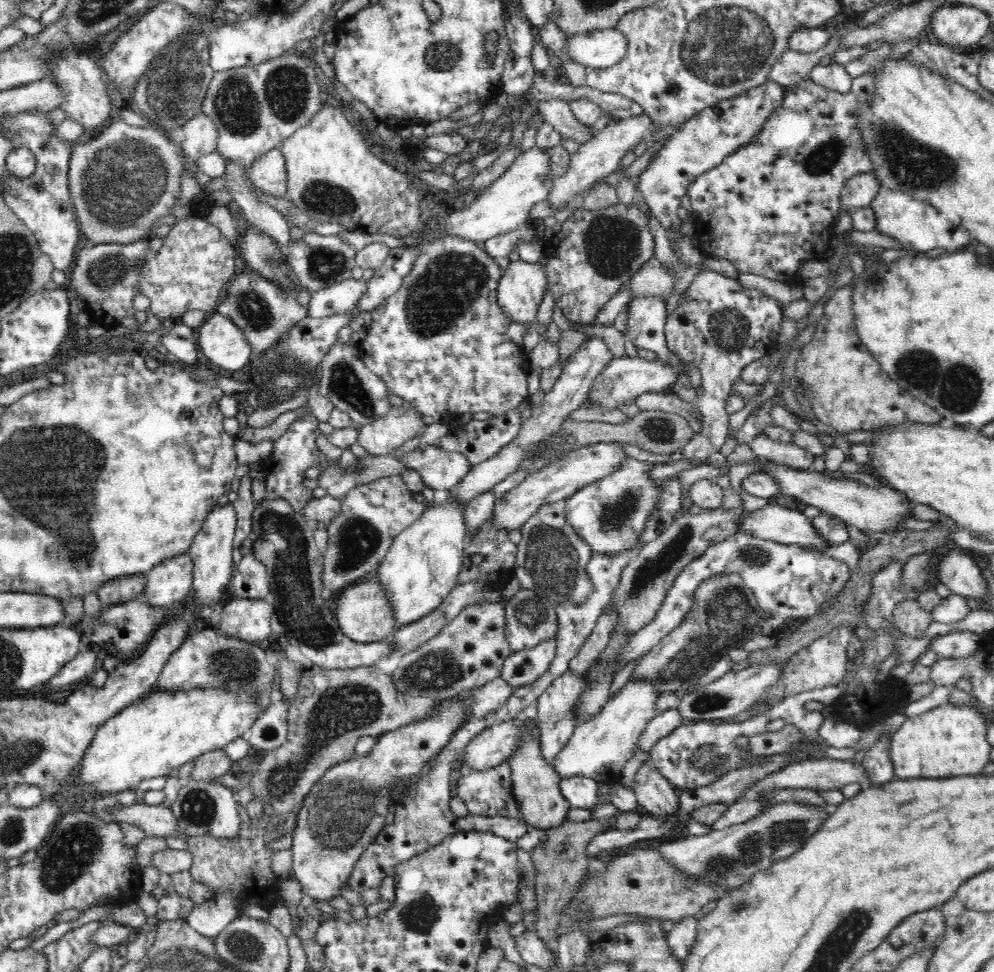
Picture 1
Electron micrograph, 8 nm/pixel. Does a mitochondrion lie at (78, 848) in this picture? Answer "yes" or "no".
yes

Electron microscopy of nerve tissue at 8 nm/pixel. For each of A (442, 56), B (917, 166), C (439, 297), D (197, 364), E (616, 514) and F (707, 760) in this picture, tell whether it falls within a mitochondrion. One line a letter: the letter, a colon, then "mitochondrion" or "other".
A: mitochondrion
B: mitochondrion
C: mitochondrion
D: other
E: mitochondrion
F: mitochondrion

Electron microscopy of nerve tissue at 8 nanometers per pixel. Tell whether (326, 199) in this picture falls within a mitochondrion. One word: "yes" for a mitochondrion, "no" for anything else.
yes

